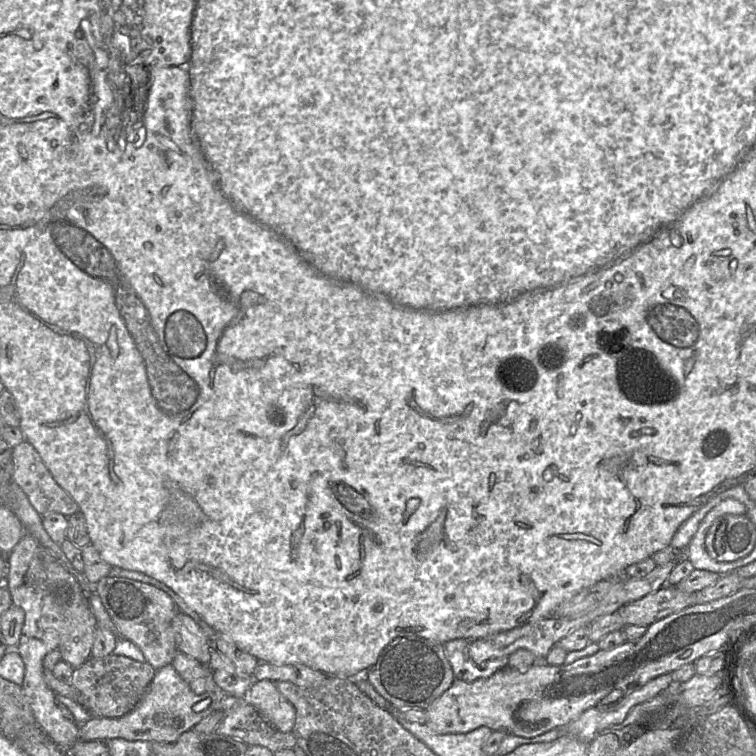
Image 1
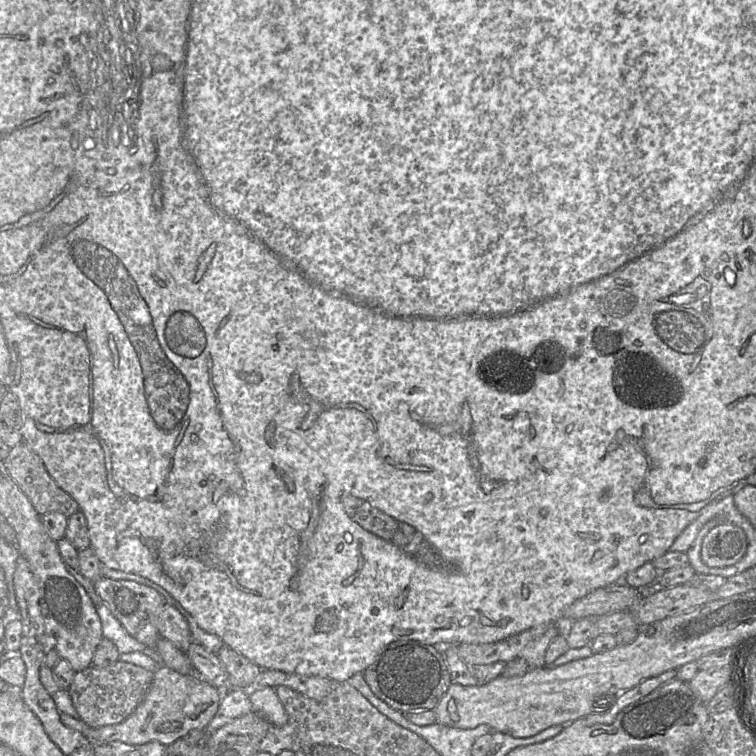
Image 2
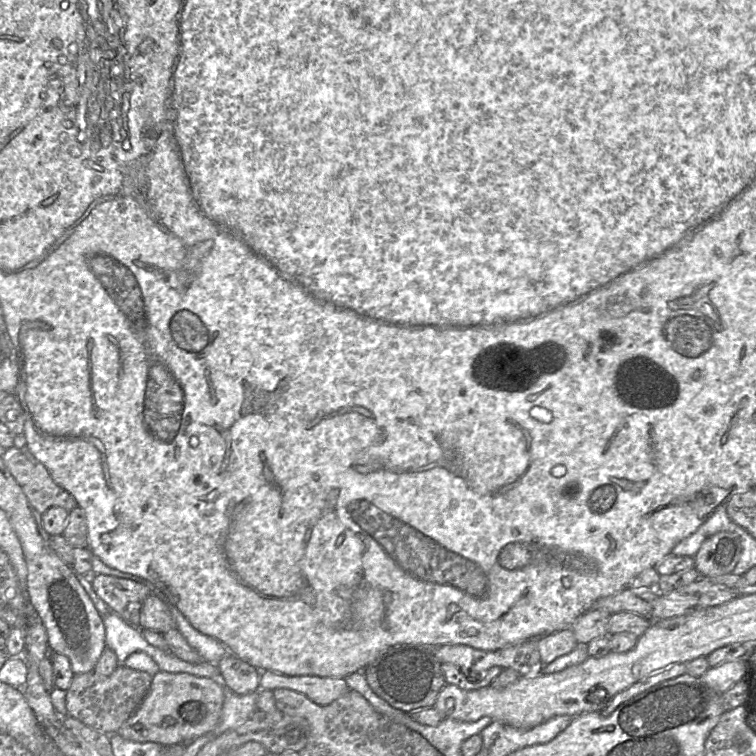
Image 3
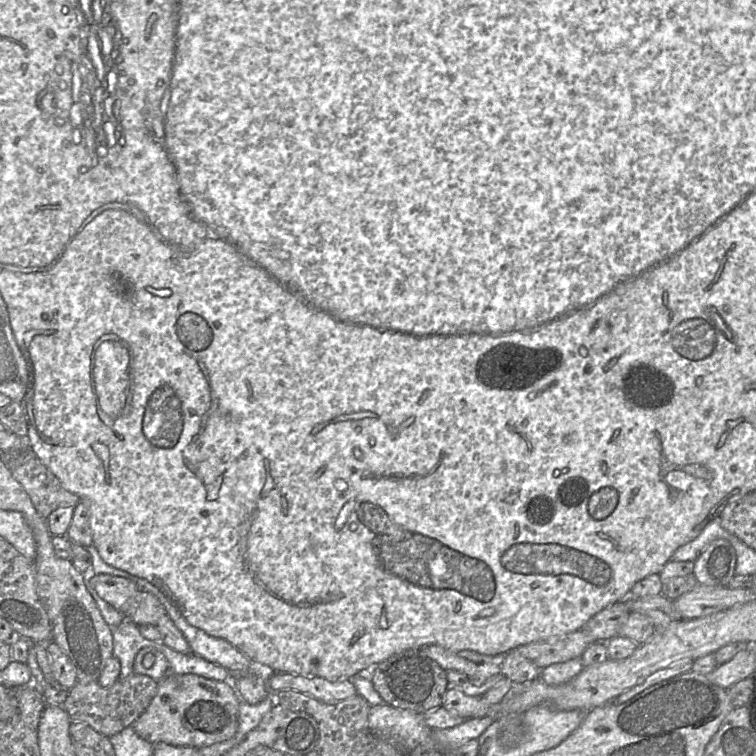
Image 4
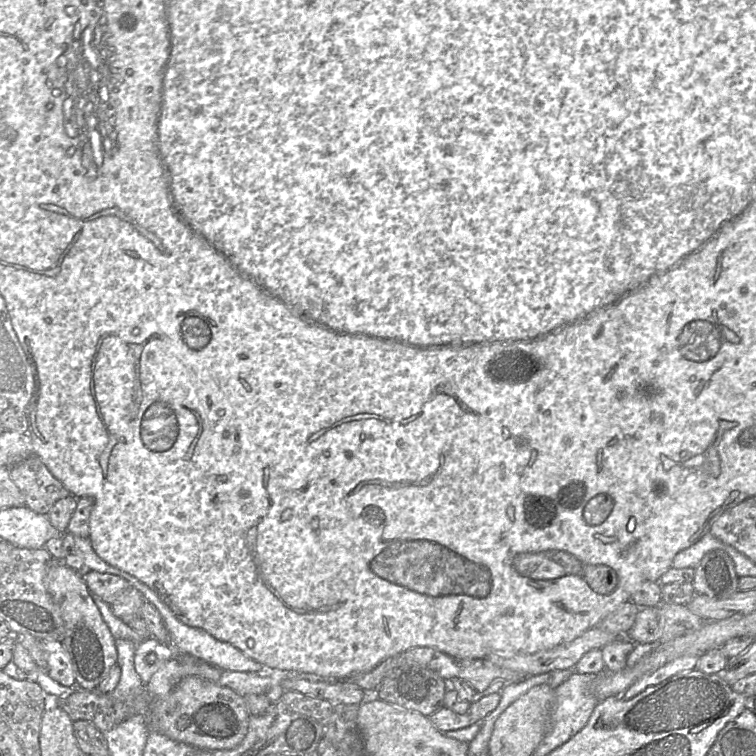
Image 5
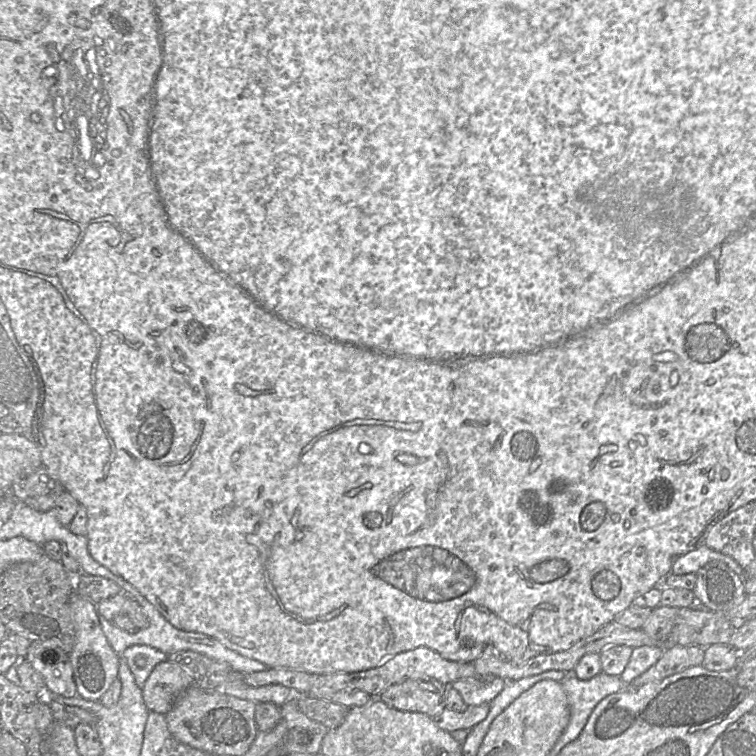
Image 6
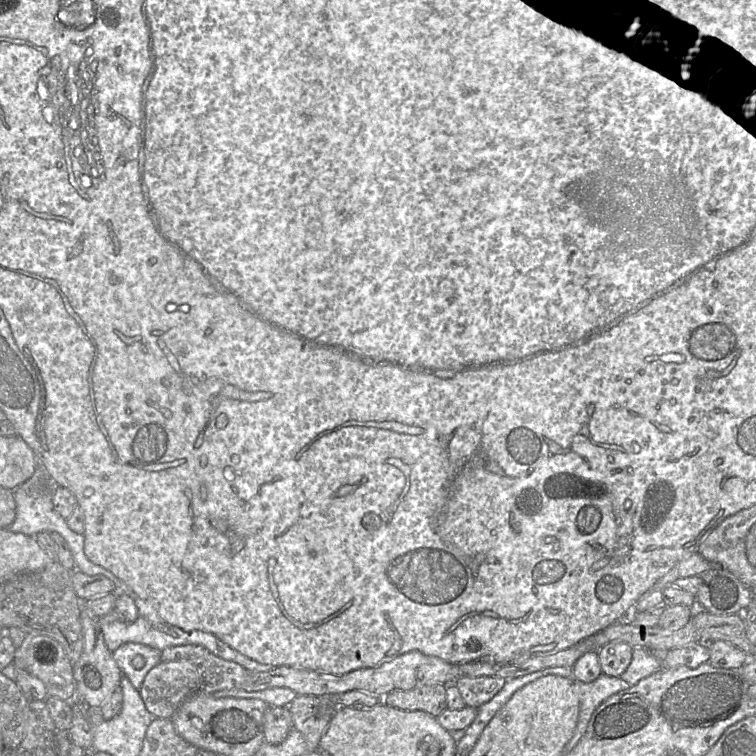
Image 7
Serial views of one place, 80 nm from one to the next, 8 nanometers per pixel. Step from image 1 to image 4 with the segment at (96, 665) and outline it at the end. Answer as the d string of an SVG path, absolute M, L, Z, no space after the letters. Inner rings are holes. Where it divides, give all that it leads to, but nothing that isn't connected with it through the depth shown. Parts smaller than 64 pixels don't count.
M132 673L127 677L118 677L109 687L102 687L98 682L77 682L67 692L62 703L71 721L81 721L88 724L95 731L110 737L132 723L147 709L156 695L157 682L152 678Z

